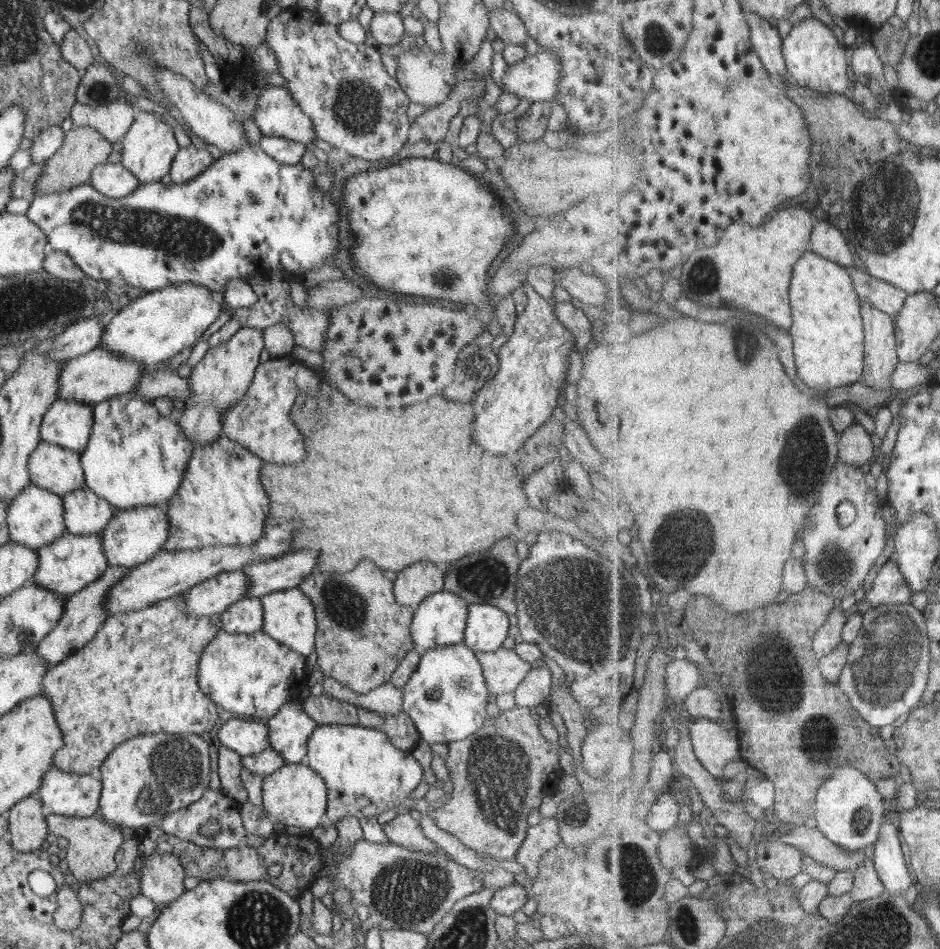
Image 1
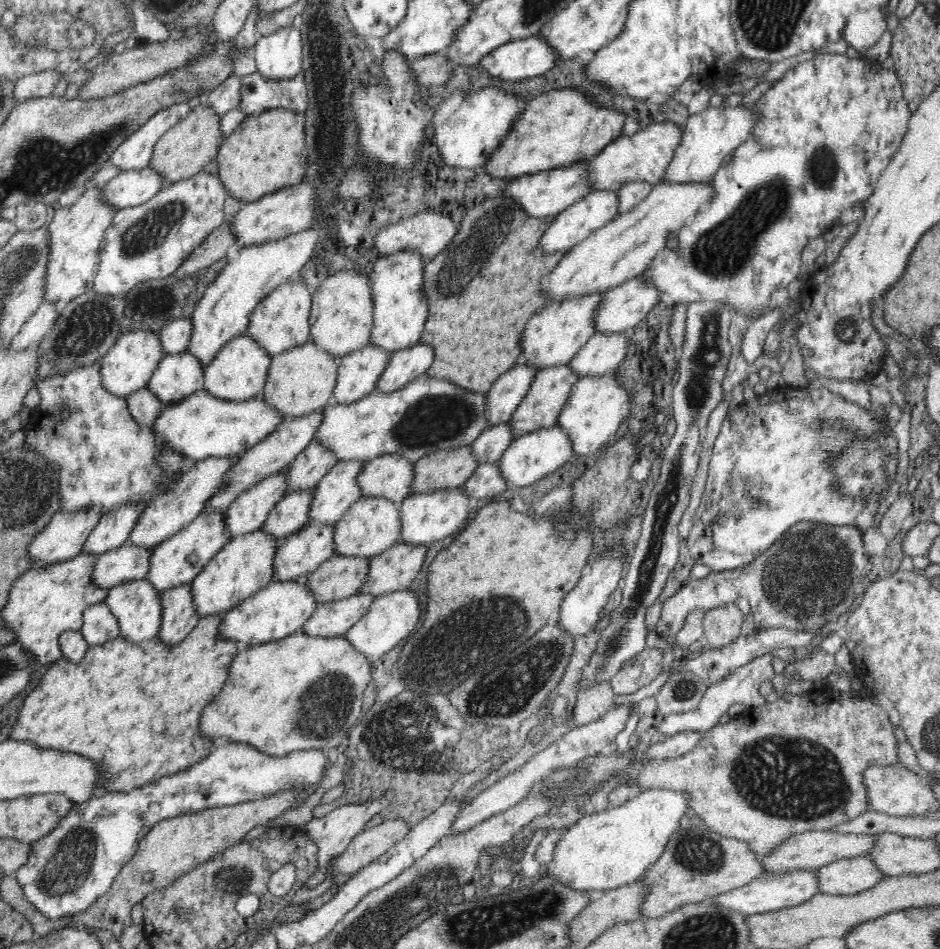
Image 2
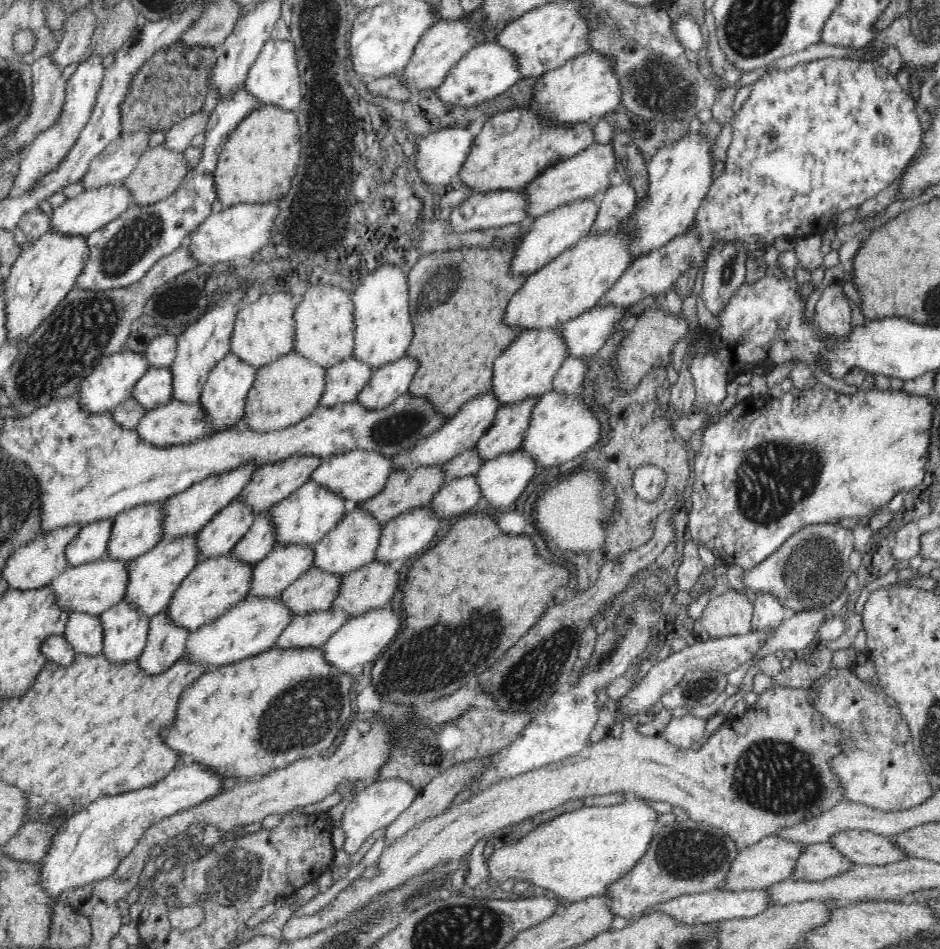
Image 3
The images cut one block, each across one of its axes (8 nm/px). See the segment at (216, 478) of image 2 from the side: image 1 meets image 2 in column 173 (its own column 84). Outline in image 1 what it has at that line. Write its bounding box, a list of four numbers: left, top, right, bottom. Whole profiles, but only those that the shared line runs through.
[63,484,115,536]

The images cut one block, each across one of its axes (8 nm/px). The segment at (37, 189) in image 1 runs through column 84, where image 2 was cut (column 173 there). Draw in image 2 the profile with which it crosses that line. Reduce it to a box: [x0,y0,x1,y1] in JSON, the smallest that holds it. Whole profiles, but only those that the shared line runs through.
[148,101,224,186]

